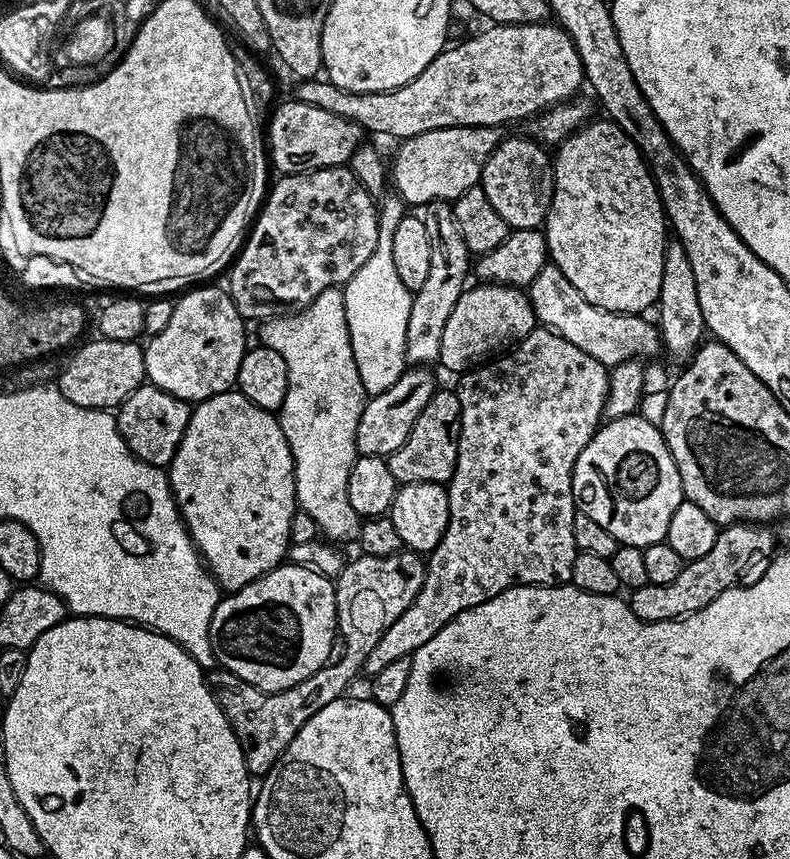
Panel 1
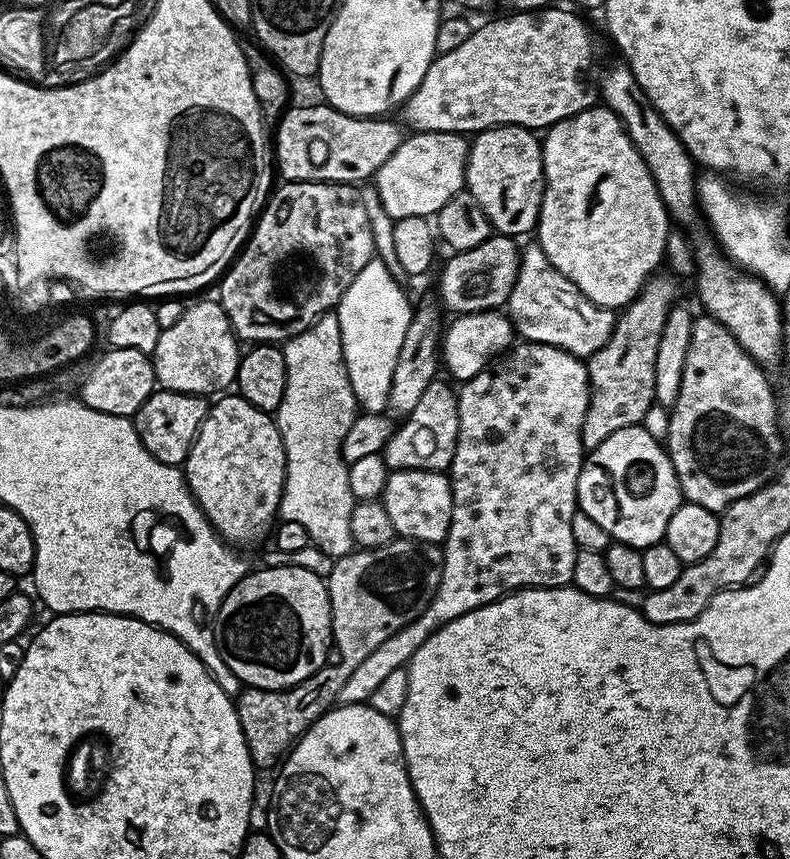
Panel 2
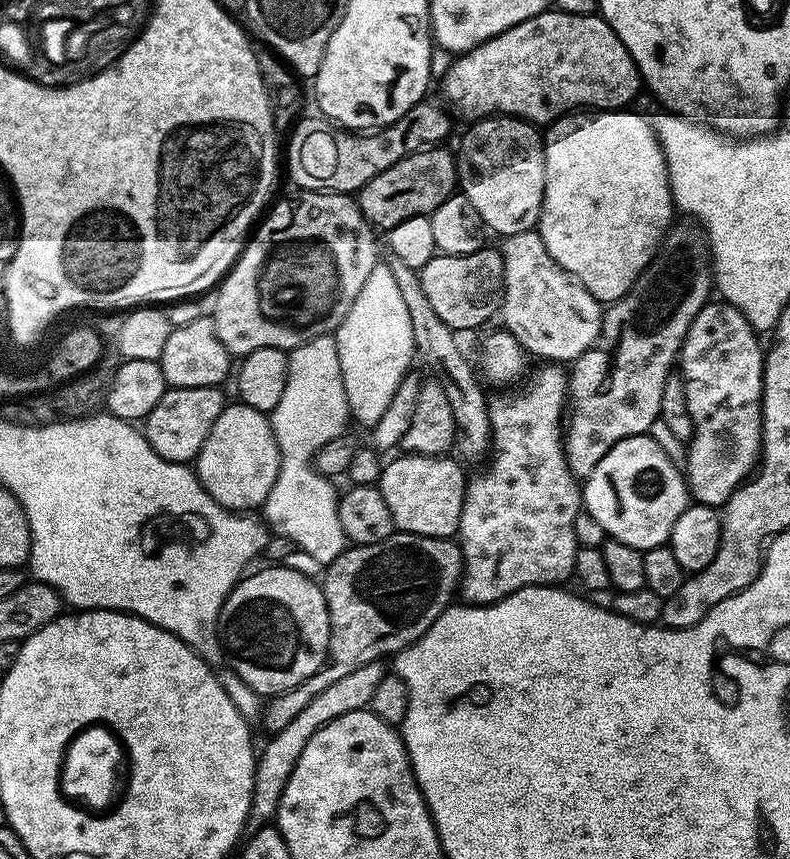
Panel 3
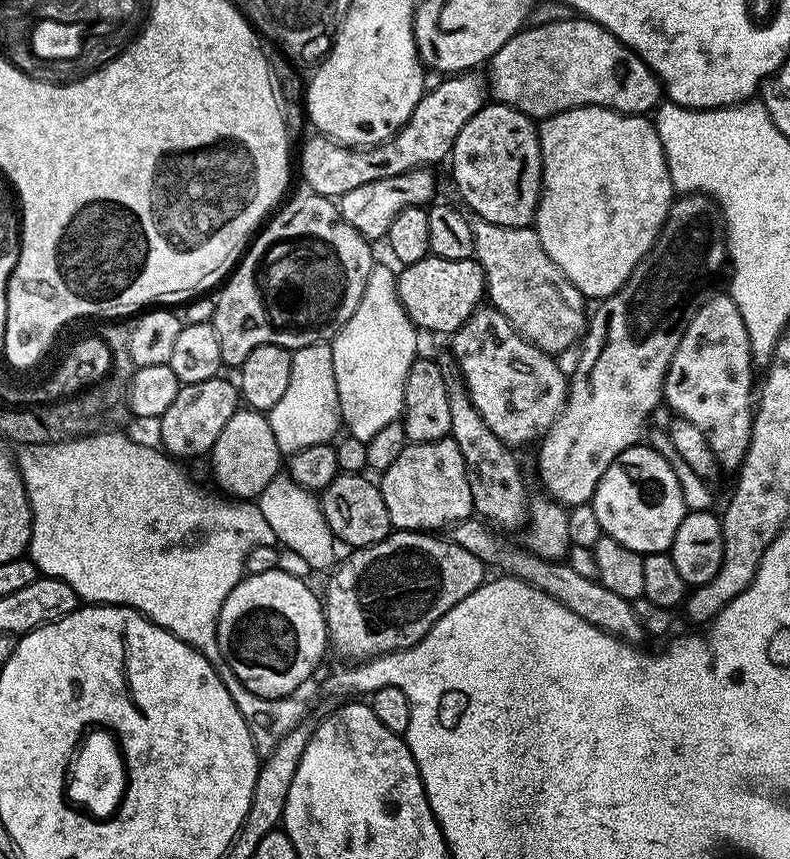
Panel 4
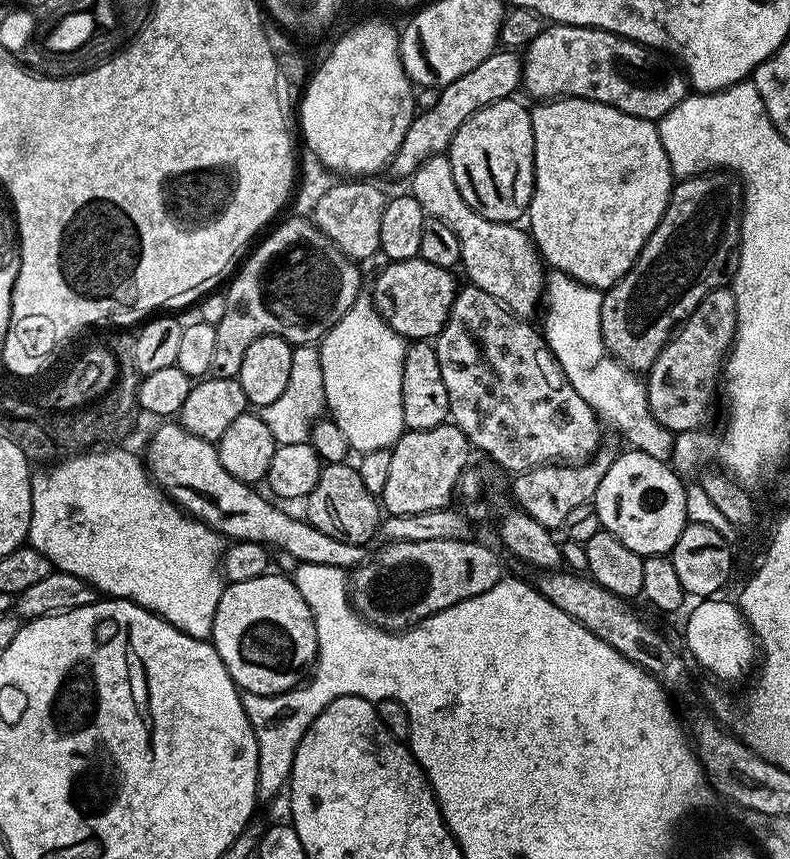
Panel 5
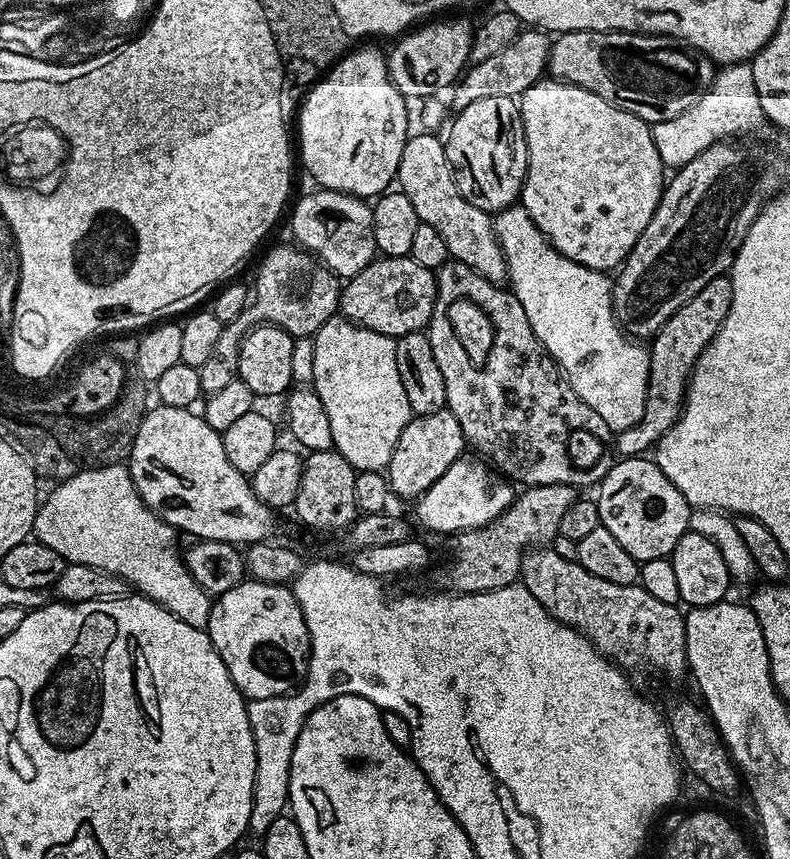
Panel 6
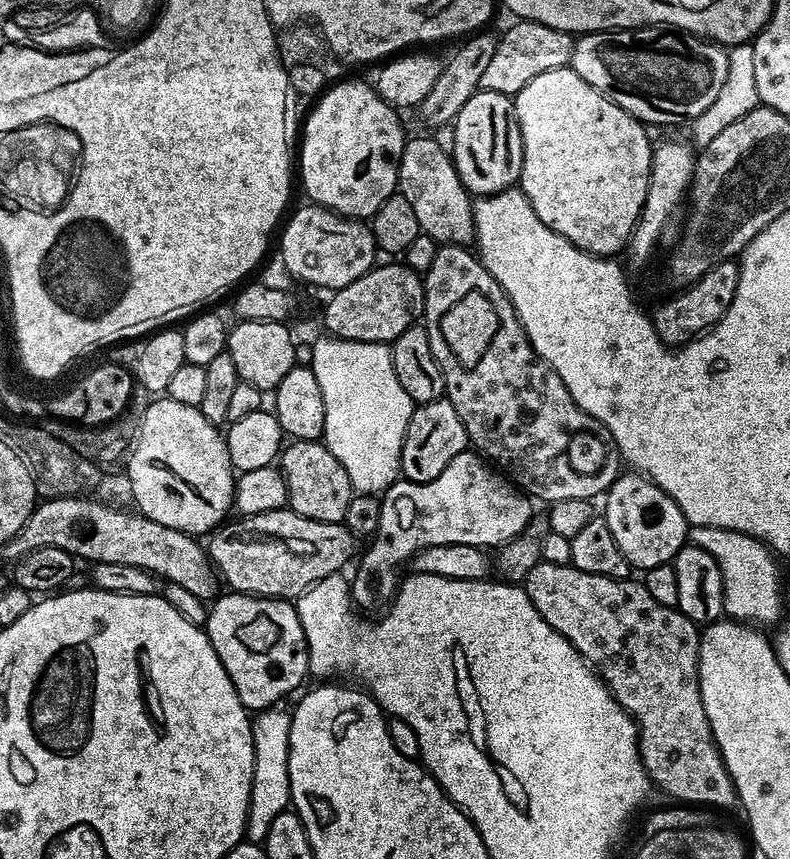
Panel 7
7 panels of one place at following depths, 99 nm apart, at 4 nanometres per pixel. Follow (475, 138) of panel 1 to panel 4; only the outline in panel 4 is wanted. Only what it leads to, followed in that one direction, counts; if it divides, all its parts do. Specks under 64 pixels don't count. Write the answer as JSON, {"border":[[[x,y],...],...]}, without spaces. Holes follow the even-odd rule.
{"border":[[[431,167],[415,168],[406,174],[398,174],[394,178],[382,178],[378,182],[366,182],[366,186],[358,186],[344,196],[339,197],[338,207],[341,218],[358,234],[362,234],[370,242],[383,241],[388,235],[390,222],[402,214],[407,208],[418,208],[433,203],[432,195],[436,192],[436,176]]]}

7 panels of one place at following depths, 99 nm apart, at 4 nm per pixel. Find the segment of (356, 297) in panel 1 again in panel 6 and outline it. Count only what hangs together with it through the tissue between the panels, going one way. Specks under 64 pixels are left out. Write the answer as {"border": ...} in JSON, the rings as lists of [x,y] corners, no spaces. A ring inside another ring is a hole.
{"border":[[[333,318],[317,330],[314,337],[314,374],[311,383],[330,418],[332,443],[353,468],[361,472],[379,472],[387,469],[394,454],[394,446],[414,413],[406,402],[406,390],[402,390],[402,378],[398,374],[396,340],[386,334],[378,334],[361,324],[343,318]]]}

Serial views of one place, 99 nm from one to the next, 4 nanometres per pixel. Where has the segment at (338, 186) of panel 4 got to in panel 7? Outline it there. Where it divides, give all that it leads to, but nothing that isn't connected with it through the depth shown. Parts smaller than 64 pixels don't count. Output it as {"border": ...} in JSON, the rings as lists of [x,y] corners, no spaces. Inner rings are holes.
{"border":[[[517,19],[504,32],[504,40],[497,43],[494,58],[486,65],[486,74],[482,74],[480,88],[486,92],[497,92],[503,96],[516,97],[530,82],[530,78],[538,78],[538,74],[546,74],[546,70],[558,70],[569,67],[572,59],[573,33],[563,32],[554,26],[546,26],[542,22]]]}

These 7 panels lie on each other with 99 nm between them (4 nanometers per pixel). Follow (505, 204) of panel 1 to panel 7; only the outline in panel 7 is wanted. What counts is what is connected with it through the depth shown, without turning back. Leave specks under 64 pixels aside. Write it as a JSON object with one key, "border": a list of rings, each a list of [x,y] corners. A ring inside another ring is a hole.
{"border":[[[477,90],[458,110],[452,129],[452,164],[469,193],[477,197],[505,192],[520,179],[524,151],[520,128],[516,125],[516,110],[511,96]]]}

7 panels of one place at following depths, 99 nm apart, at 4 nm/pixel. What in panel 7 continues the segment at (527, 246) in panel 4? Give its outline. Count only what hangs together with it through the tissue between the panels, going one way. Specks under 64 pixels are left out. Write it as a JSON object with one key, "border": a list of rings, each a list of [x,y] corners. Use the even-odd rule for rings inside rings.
{"border":[[[431,135],[409,139],[400,155],[400,165],[396,171],[399,195],[414,206],[421,233],[428,235],[437,245],[471,245],[474,240],[472,226],[473,199],[464,183],[458,178],[449,152],[442,150]]]}

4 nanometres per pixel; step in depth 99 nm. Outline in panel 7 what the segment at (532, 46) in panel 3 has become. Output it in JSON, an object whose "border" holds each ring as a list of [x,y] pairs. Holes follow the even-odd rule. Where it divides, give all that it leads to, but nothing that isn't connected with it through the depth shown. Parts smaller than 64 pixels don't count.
{"border":[[[649,26],[631,30],[583,33],[573,43],[570,67],[574,70],[574,74],[578,74],[578,78],[582,78],[582,82],[590,82],[590,86],[594,86],[594,90],[598,90],[606,98],[610,98],[615,104],[622,106],[622,110],[626,110],[635,120],[639,120],[641,124],[645,126],[653,126],[652,124],[680,124],[683,120],[691,122],[699,118],[713,104],[714,98],[718,98],[718,94],[722,91],[722,86],[726,86],[728,53],[729,49],[727,47],[721,46],[703,36],[696,36],[692,32],[681,32],[679,28],[669,28],[667,26]]]}

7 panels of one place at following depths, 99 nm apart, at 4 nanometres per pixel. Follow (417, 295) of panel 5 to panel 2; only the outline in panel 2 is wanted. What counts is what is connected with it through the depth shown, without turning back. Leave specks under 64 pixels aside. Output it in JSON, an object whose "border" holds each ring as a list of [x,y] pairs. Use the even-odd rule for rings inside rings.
{"border":[[[491,234],[480,246],[451,253],[440,272],[439,303],[452,314],[500,310],[507,305],[520,269],[521,245],[513,237]]]}

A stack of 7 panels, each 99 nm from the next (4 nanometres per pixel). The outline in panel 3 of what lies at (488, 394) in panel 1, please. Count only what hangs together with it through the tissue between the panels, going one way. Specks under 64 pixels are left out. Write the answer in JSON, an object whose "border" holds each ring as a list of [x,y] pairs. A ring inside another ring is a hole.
{"border":[[[544,362],[539,365],[541,368],[527,377],[528,385],[521,392],[513,396],[500,396],[489,399],[488,418],[490,430],[492,431],[492,446],[490,459],[487,461],[488,469],[480,472],[476,477],[469,479],[464,486],[464,501],[462,502],[462,518],[460,519],[460,531],[458,543],[460,553],[464,559],[464,573],[460,576],[458,592],[469,605],[493,604],[502,598],[506,598],[511,592],[517,592],[520,588],[534,588],[537,586],[556,586],[564,579],[572,576],[572,567],[576,557],[577,543],[574,534],[574,518],[582,510],[582,488],[577,477],[573,476],[567,458],[564,457],[564,434],[562,431],[562,417],[566,412],[566,401],[568,398],[568,372],[559,363]],[[375,660],[366,666],[358,666],[358,670],[350,670],[346,678],[338,678],[338,682],[326,686],[322,694],[314,694],[314,698],[310,698],[307,706],[288,725],[282,726],[282,730],[271,733],[267,737],[268,745],[262,750],[259,749],[256,758],[252,808],[248,812],[247,827],[249,829],[265,827],[275,817],[276,807],[280,805],[280,799],[286,790],[286,782],[290,782],[290,774],[294,774],[294,766],[298,758],[302,758],[302,750],[306,750],[306,742],[310,742],[310,738],[314,738],[314,734],[322,730],[322,726],[334,722],[334,718],[347,712],[367,709],[370,698],[378,687],[378,682],[382,682],[386,674],[384,666],[381,661]]]}

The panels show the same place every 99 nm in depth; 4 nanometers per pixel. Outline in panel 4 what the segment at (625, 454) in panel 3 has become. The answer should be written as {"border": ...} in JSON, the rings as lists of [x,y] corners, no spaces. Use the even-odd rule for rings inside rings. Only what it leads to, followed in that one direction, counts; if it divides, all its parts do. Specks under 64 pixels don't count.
{"border":[[[637,446],[625,450],[613,462],[610,470],[606,470],[606,474],[602,474],[590,503],[598,514],[598,522],[602,522],[604,535],[618,538],[618,542],[622,542],[622,546],[630,546],[630,550],[641,554],[668,552],[686,511],[682,498],[682,486],[678,486],[678,478],[674,474],[670,462],[651,446]]]}

